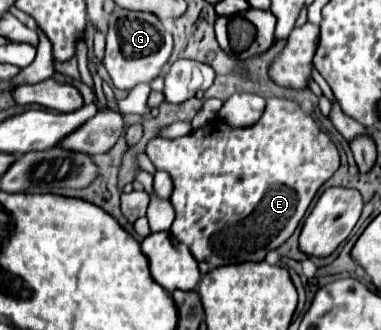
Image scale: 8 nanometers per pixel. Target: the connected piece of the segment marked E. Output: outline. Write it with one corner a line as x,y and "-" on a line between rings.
269,98
263,116
253,126
235,128
215,118
175,140
157,136
149,140
145,152
153,166
169,172
173,180
171,204
175,208
175,222
169,232
175,240
189,246
195,260
207,262
211,268
237,262
259,262
269,250
279,248
295,232
321,184
339,168
339,152
331,138
297,102
283,98

